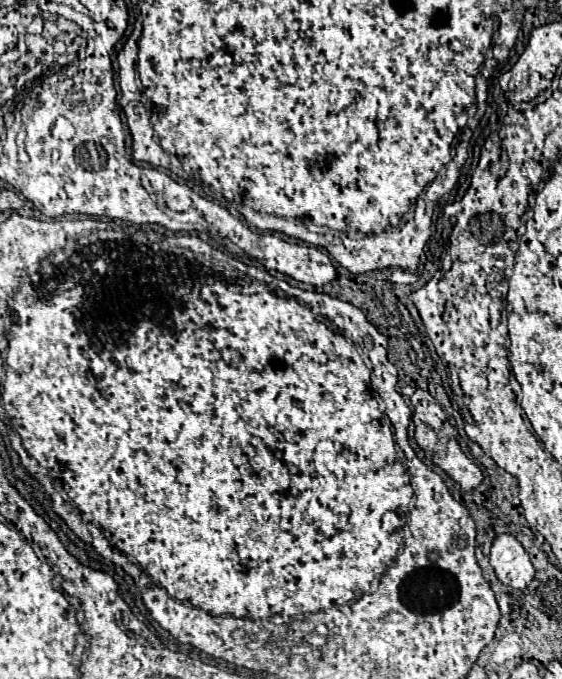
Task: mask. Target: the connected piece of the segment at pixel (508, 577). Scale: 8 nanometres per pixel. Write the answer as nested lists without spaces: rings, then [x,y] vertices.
[[[513,535],[495,537],[491,547],[491,567],[495,569],[497,579],[513,589],[525,589],[535,575],[529,555]]]

